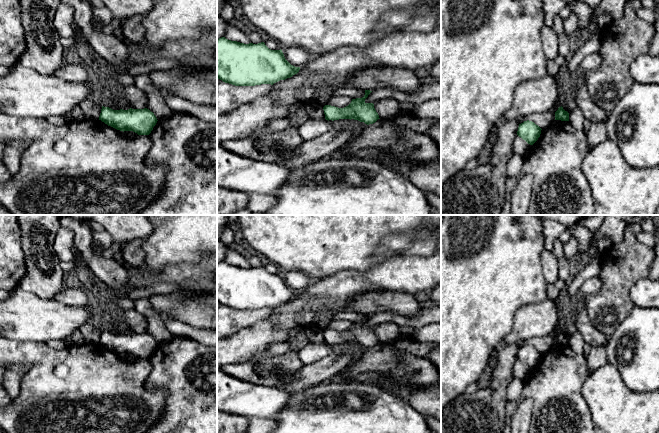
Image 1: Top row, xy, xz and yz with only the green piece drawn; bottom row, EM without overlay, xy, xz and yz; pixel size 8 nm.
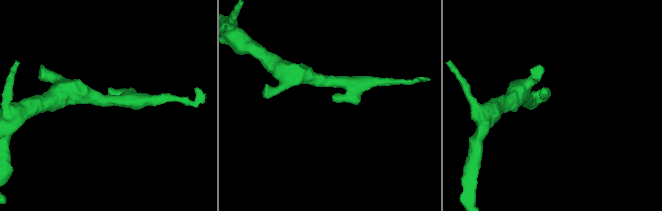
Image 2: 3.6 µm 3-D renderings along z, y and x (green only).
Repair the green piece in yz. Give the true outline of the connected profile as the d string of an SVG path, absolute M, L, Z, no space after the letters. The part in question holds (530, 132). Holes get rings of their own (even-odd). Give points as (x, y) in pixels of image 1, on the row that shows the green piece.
M524 121L519 124L517 135L528 144L533 145L541 134L541 128L532 121Z

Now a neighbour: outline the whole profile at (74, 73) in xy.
M64 62L53 75L70 83L81 83L88 80L87 68L81 64Z

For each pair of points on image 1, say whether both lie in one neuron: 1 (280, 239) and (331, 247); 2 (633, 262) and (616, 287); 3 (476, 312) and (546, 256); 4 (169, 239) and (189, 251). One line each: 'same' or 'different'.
1: same
2: same
3: different
4: same

